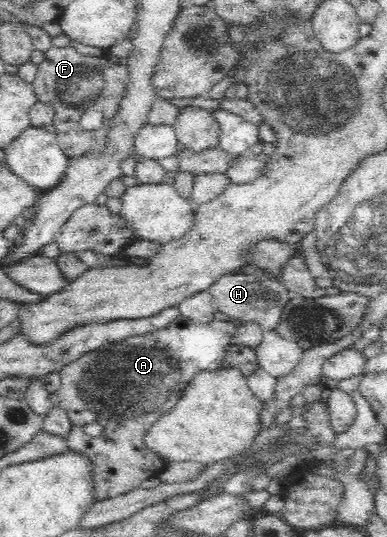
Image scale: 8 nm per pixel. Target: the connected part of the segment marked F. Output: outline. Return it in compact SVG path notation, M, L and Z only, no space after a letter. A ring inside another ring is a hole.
M52 46L44 52L44 60L37 65L35 79L31 82L37 101L50 104L54 108L53 125L56 143L69 158L102 149L104 135L108 131L108 121L118 109L118 101L128 81L128 68L115 58L91 57L79 53L72 46ZM94 115L96 125L90 129L84 125L84 117Z

